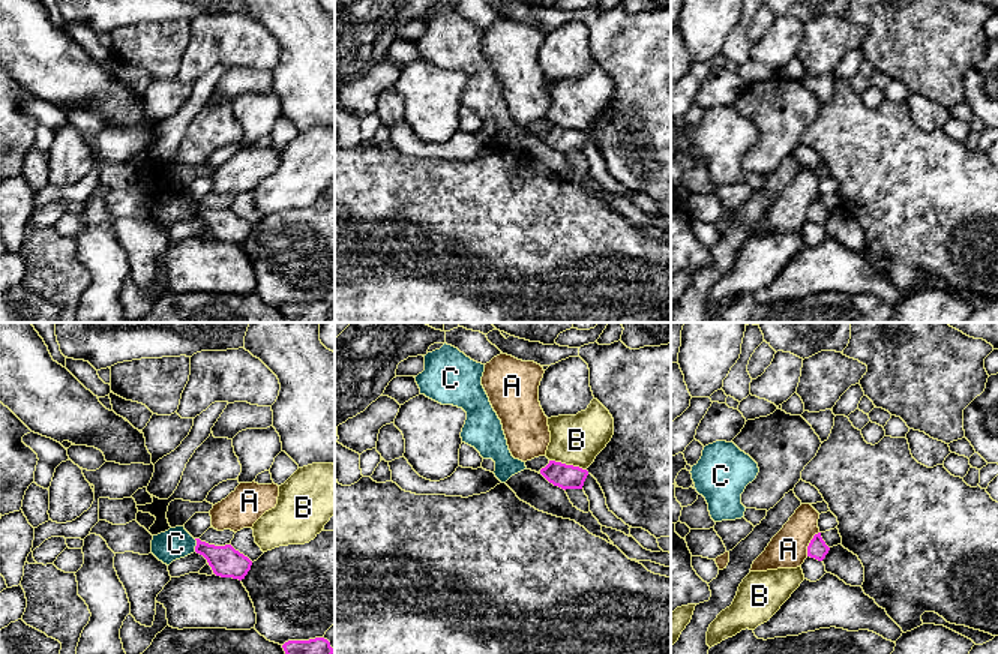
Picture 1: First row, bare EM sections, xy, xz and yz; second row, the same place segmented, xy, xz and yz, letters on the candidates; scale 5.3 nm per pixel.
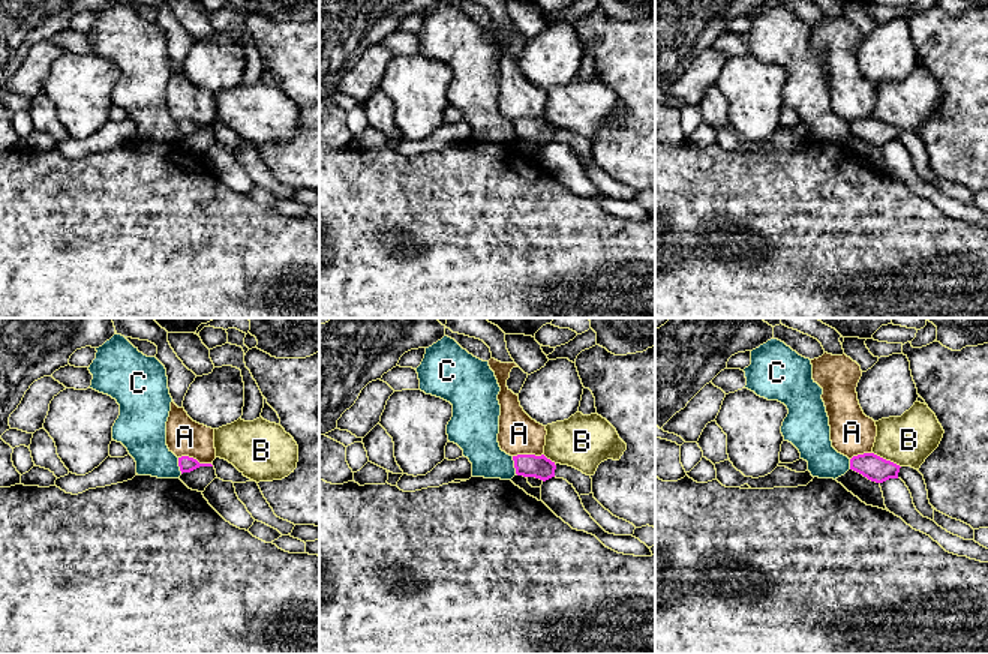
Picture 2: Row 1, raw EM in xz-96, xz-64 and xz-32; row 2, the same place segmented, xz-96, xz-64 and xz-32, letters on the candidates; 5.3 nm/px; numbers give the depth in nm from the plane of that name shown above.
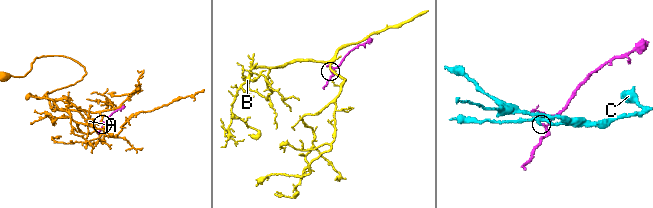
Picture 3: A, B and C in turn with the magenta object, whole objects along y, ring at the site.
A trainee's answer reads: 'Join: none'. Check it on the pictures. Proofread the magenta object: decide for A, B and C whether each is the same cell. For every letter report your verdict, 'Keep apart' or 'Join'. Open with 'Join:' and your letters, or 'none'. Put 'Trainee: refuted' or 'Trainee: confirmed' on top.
Trainee: confirmed
Join: none
A: Keep apart
B: Keep apart
C: Keep apart

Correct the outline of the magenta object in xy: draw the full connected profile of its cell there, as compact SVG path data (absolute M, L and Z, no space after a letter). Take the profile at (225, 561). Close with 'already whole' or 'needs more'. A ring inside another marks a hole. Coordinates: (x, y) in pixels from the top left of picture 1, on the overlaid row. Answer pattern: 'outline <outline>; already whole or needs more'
outline M200 538L195 540L195 552L207 560L216 576L242 580L251 570L252 561L236 550L231 544L215 546L201 542Z; already whole

